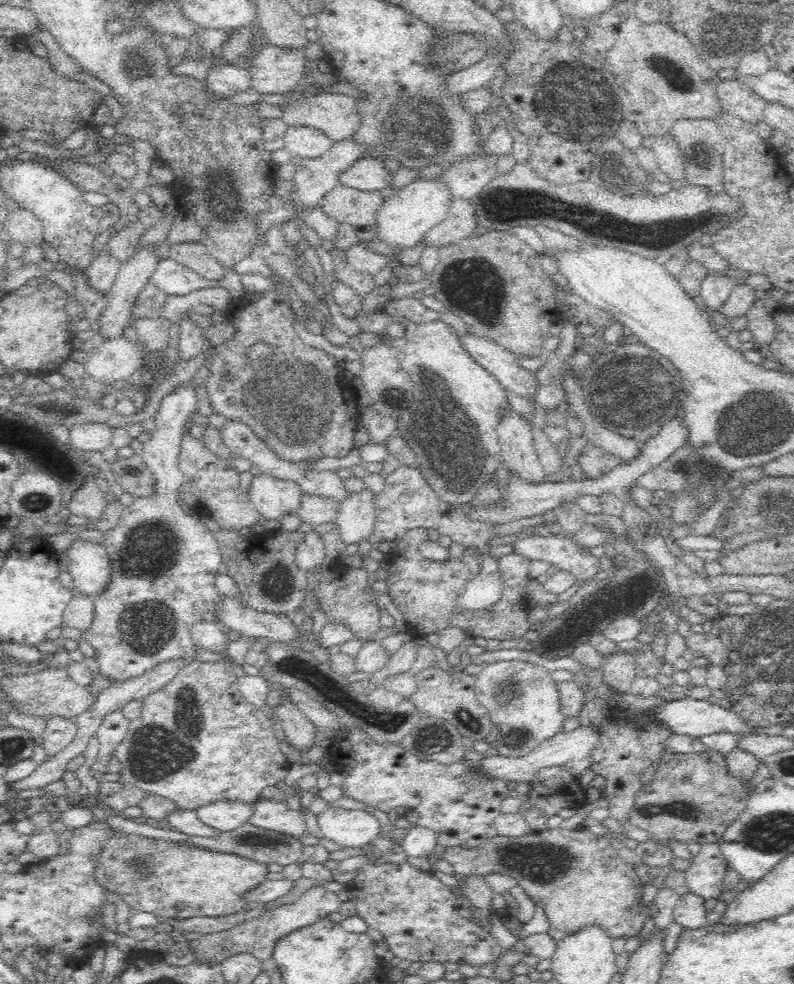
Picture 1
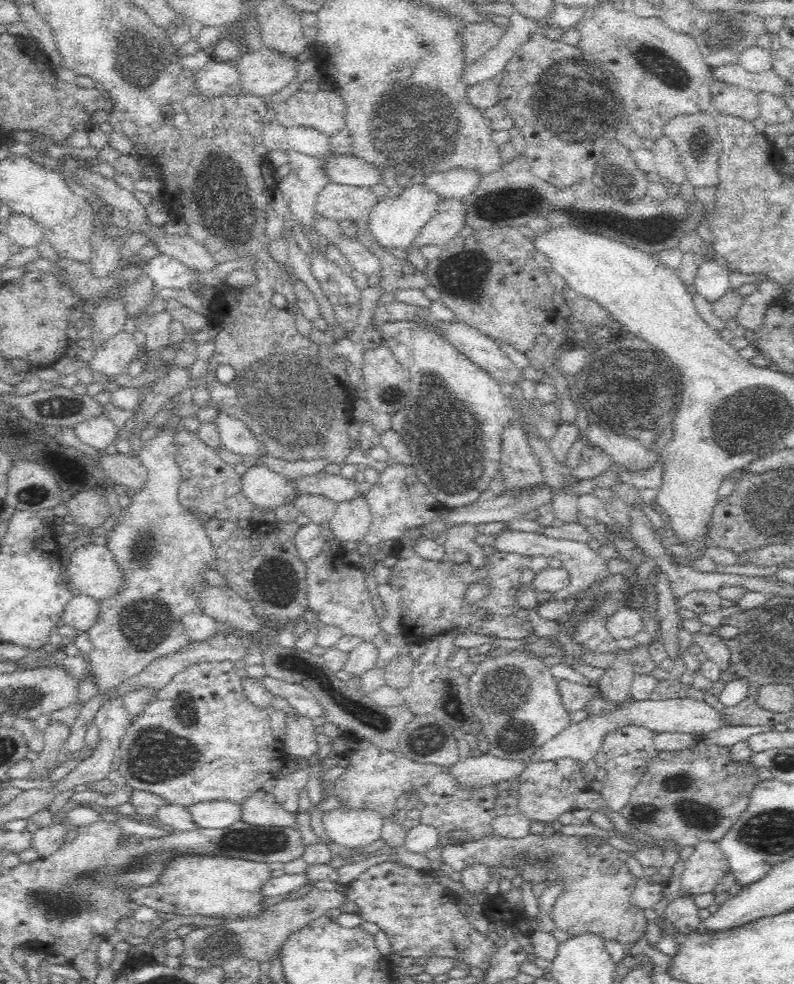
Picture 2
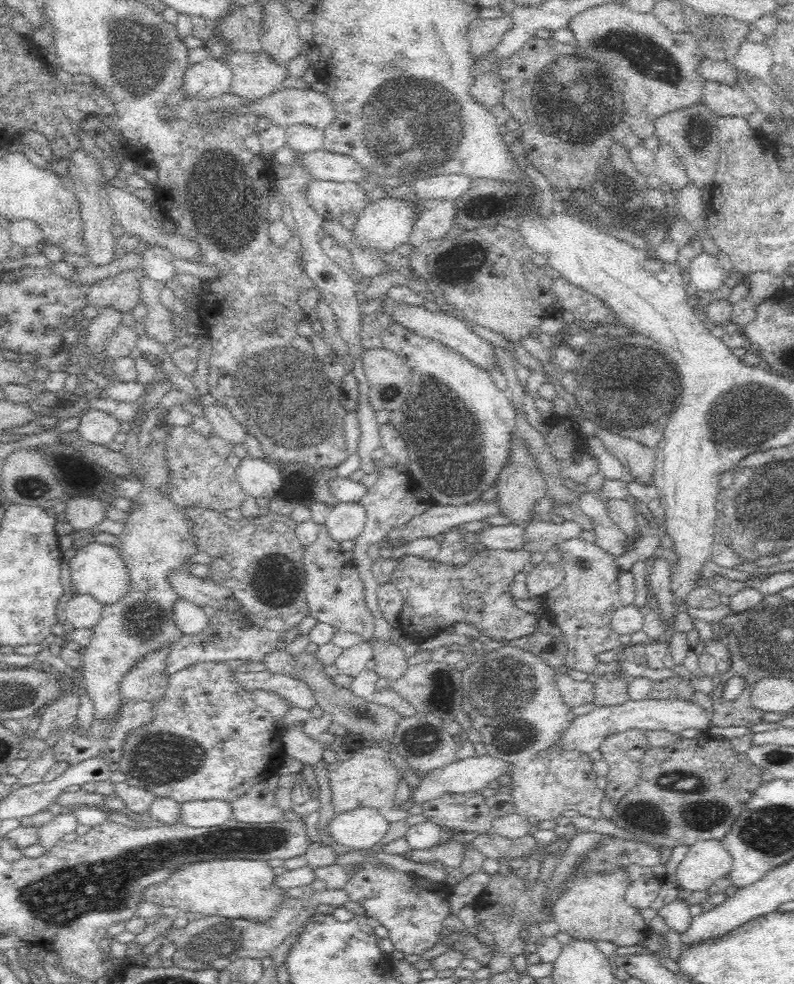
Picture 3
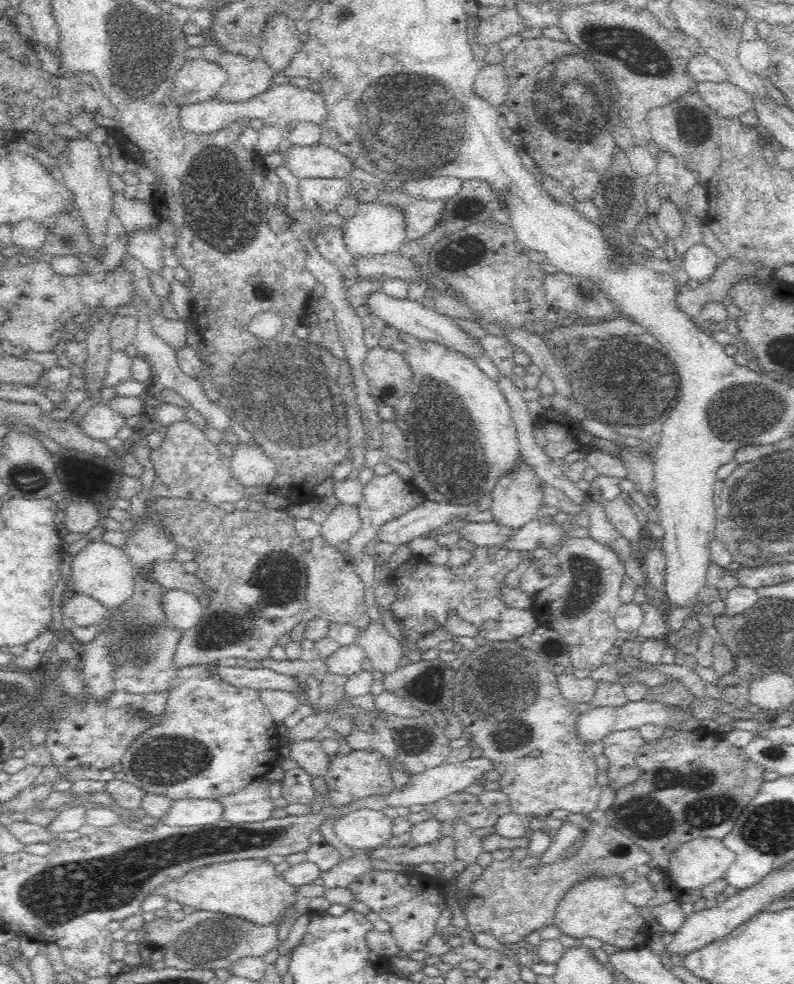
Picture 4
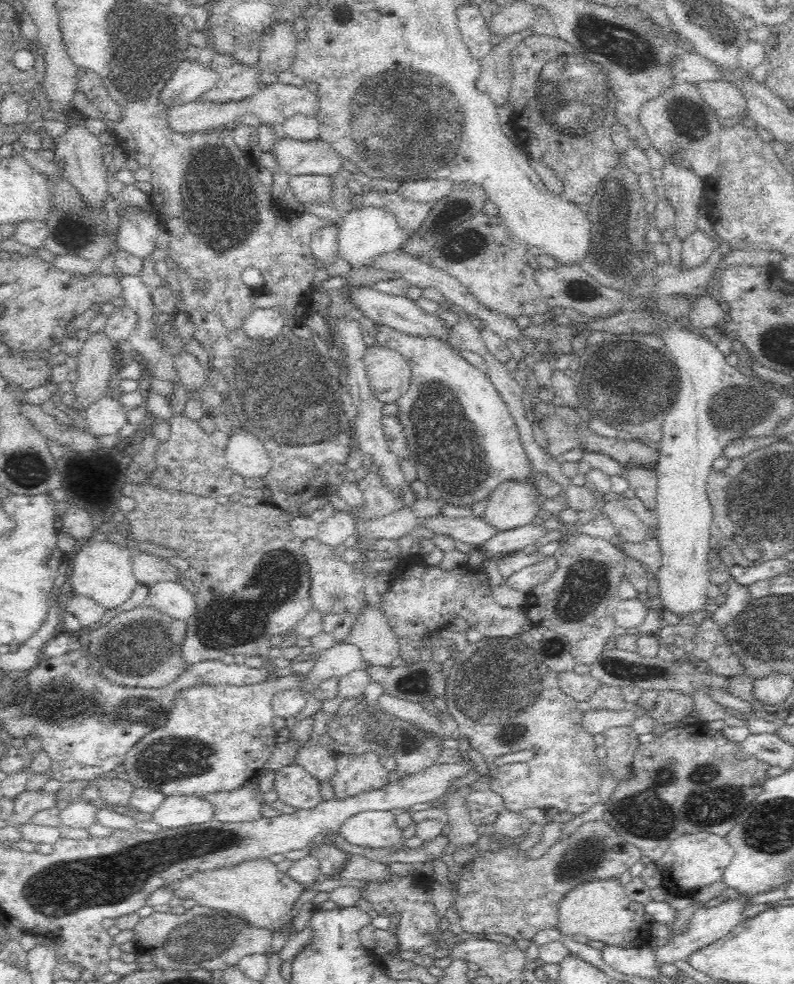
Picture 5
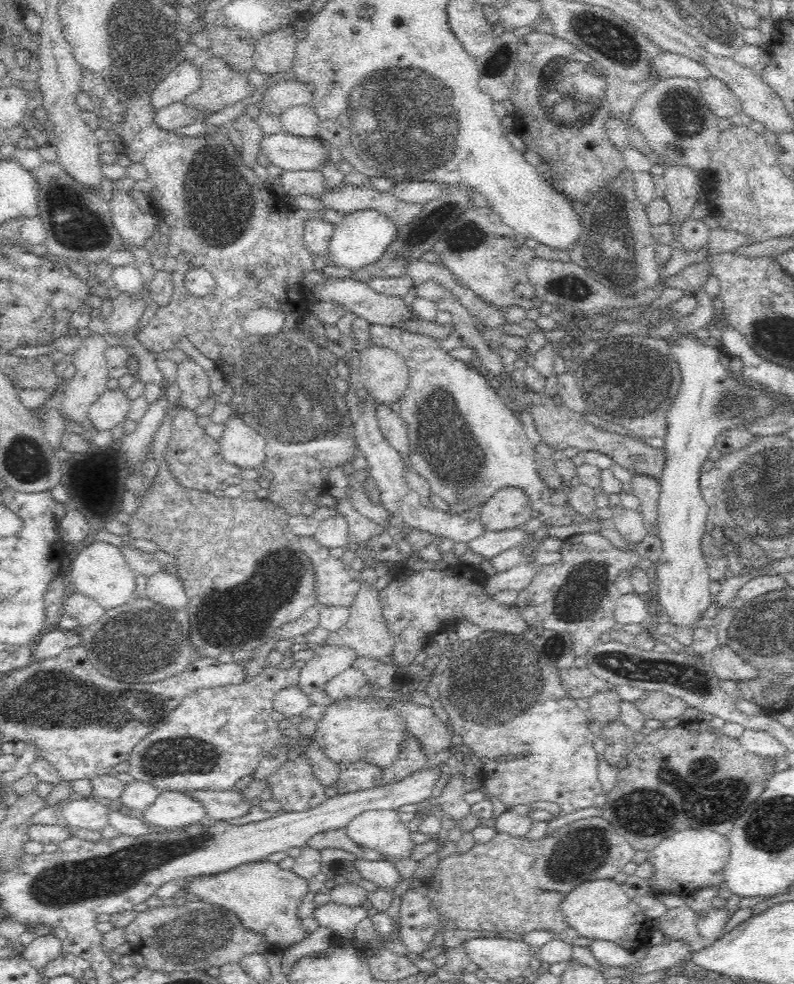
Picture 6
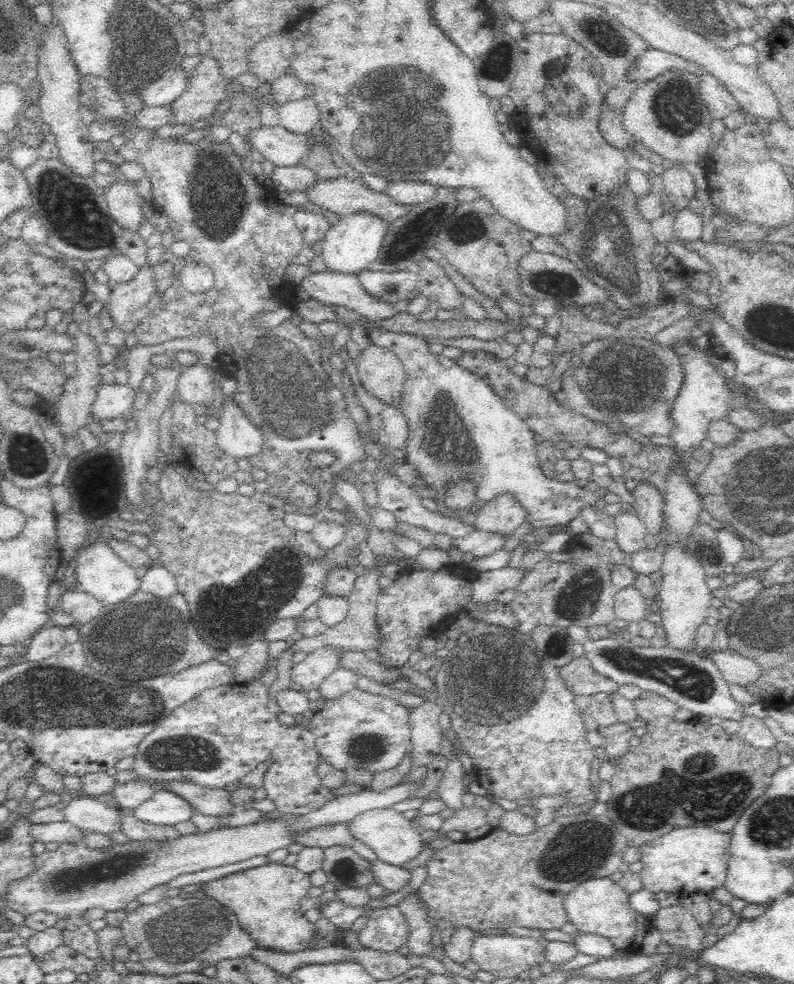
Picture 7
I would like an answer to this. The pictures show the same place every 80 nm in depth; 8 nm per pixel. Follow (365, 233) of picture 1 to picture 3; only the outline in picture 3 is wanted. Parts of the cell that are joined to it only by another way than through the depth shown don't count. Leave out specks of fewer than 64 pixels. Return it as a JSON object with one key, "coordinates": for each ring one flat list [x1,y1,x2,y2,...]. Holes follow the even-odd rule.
{"coordinates":[[314,182,308,190,310,205,326,221,338,221,343,214,360,214,372,204,364,185,338,182]]}

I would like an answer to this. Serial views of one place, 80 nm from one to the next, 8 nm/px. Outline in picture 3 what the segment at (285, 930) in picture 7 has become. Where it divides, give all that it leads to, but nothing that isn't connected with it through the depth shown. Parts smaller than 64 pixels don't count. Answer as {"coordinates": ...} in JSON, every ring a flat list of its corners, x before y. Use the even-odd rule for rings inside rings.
{"coordinates":[[222,858,218,860,202,860,202,862,194,862,190,864,182,864,178,868,174,868,166,880,153,884,142,890,143,902,158,905,160,909,165,907,174,907,181,910,181,914,192,912,198,917,203,916,221,916,225,919,252,919,266,920,270,918,280,904,285,900,282,889,278,889,274,885,273,868,265,860,250,859,228,859]]}

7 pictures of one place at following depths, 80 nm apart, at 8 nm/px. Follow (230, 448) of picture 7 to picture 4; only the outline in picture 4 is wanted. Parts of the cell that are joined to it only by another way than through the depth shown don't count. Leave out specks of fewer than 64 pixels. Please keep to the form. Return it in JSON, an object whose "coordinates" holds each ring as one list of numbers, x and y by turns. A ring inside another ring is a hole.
{"coordinates":[[240,443,231,456,230,464,235,479,244,488,266,487,271,490,277,472,274,463,258,444]]}

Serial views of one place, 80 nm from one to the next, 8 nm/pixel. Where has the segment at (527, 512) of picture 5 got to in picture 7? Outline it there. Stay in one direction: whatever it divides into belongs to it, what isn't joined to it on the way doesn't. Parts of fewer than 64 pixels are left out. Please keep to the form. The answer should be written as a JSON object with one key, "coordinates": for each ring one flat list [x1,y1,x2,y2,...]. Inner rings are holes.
{"coordinates":[[502,492,476,512,476,530,510,534,527,520,527,512,509,492]]}

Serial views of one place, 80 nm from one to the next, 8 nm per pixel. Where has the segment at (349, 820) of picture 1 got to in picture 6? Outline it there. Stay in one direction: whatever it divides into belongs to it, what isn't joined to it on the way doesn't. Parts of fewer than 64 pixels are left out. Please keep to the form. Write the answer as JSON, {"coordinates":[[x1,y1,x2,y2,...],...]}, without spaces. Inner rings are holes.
{"coordinates":[[366,811,355,816,344,831,352,842,375,850,392,861,406,858,414,843,406,824,398,819,398,811]]}

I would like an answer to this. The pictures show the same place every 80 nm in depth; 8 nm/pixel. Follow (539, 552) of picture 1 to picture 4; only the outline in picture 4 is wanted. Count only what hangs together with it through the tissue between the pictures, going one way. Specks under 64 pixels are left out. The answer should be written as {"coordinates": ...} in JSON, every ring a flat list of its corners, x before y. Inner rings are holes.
{"coordinates":[[472,521,459,530,464,543,474,547,500,547,517,531,516,528,502,526,496,522],[569,537,559,546,556,554,560,562,560,577,558,580,540,591,535,598,531,614,536,616,538,625,553,629,566,640,569,649,569,660,574,670,594,671,600,668,602,660,609,650,619,646,619,631,614,618,622,606,619,592,624,578,625,563,606,545,600,545,592,537]]}

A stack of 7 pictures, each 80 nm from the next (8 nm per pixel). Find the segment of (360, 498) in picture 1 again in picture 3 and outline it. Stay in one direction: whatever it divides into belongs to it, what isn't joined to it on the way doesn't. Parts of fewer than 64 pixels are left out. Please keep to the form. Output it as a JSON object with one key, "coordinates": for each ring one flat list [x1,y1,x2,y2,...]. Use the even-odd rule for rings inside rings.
{"coordinates":[[334,502,330,516,325,520,325,527,330,536,339,543,354,541,365,527,367,514,363,504,358,502]]}

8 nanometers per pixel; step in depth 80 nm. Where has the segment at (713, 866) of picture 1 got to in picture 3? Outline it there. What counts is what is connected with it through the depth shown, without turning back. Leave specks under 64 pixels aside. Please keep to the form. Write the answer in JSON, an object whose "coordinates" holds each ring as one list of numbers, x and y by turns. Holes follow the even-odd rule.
{"coordinates":[[698,841,678,865,678,886,690,892,707,891,717,880,729,874,731,865,732,859,721,841]]}

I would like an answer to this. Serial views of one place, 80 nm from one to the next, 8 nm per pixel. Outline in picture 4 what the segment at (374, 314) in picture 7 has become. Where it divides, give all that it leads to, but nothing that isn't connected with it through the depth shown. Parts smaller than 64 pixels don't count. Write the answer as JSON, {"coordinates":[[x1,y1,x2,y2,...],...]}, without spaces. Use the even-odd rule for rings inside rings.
{"coordinates":[[383,291,372,294,367,299,368,308,379,316,388,327,411,334,416,338,425,341,434,341,443,344,446,348,454,349,468,358,480,360,487,356,485,348,481,341,476,339,472,334,464,331,456,322,456,319,447,315,438,313,434,308,428,308,422,305,422,302,412,301,410,299,398,300,386,295]]}

